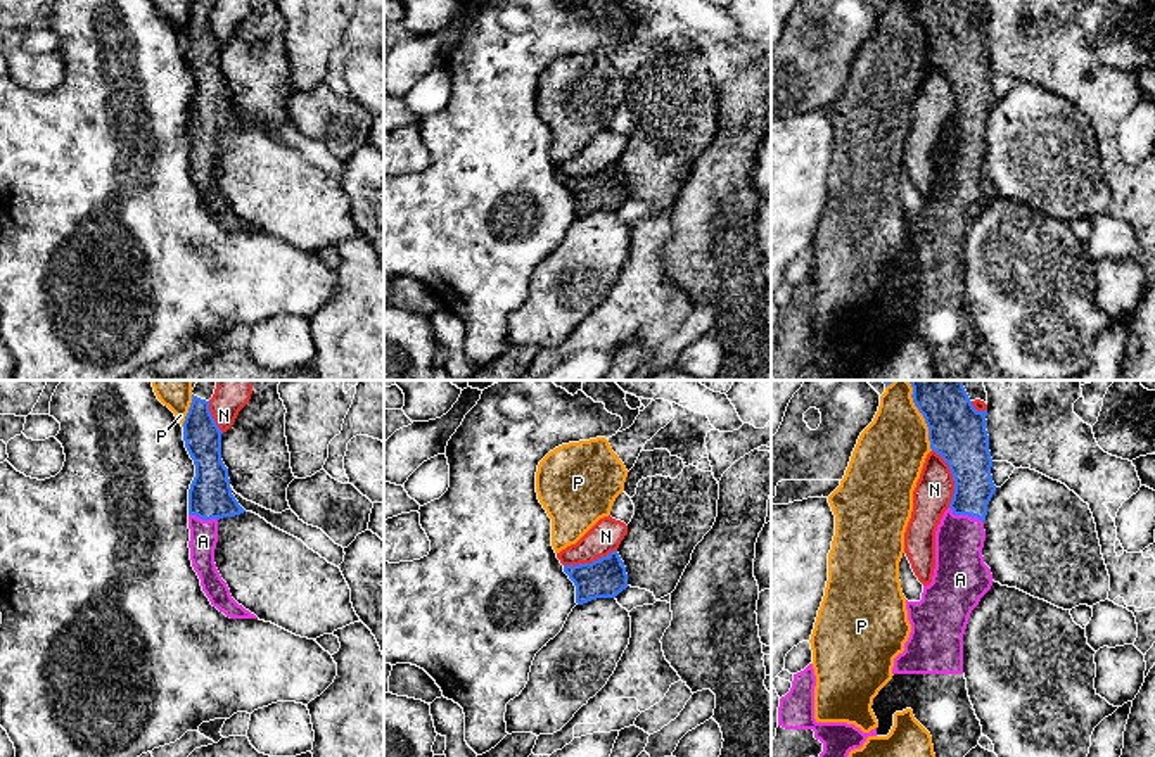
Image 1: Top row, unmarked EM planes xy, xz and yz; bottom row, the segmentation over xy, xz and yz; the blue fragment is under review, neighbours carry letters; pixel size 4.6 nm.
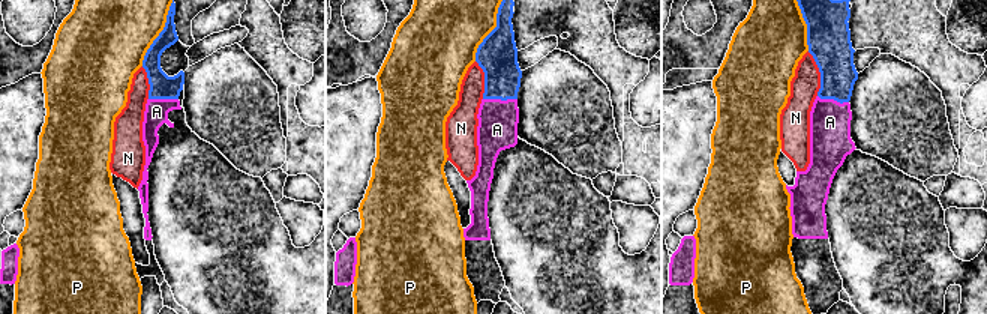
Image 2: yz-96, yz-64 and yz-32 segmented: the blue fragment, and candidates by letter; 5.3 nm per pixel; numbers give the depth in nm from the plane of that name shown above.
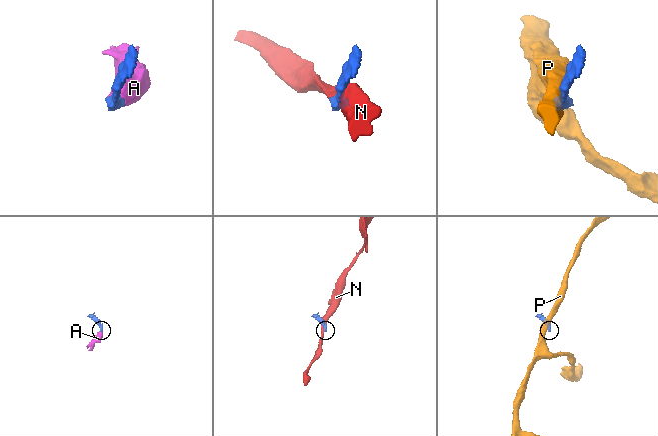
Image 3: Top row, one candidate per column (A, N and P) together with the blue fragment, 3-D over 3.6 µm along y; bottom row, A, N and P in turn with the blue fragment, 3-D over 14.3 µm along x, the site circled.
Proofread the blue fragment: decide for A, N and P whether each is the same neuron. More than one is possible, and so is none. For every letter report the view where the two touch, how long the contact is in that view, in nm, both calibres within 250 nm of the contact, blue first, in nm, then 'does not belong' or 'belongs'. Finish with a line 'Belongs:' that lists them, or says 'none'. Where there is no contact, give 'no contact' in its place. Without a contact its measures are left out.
A: yz | 180 nm | 200/220 nm | belongs
N: yz | 280 nm | 280/180 nm | does not belong
P: yz | 340 nm | 280/320 nm | does not belong
Belongs: A

